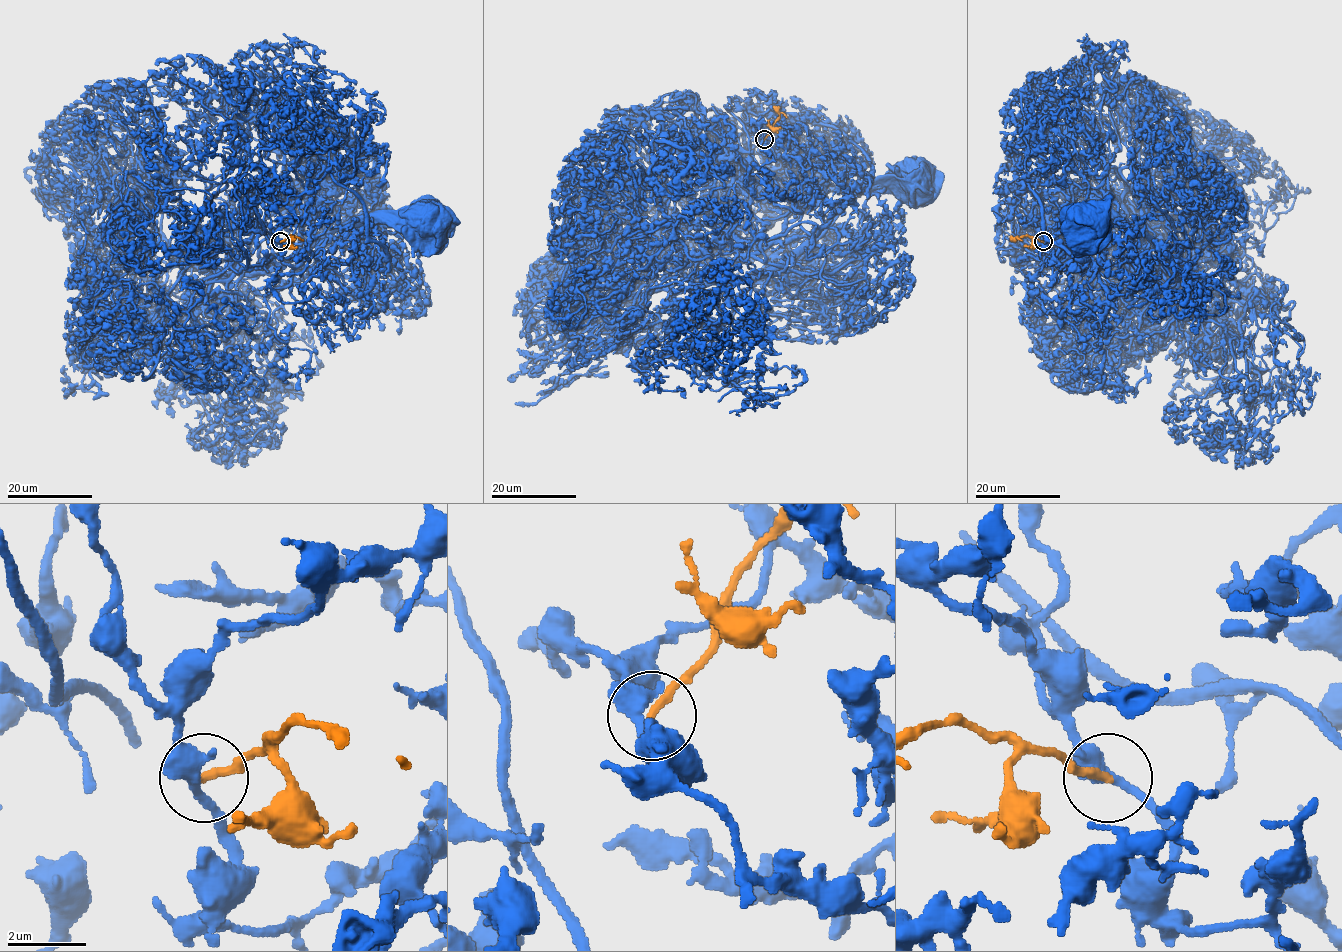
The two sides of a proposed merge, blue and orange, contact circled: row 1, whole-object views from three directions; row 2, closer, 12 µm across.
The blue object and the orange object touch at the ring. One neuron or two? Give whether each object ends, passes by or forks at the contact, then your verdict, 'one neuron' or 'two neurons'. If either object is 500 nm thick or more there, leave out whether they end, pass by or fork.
blue forks there; orange ends there; one neuron

